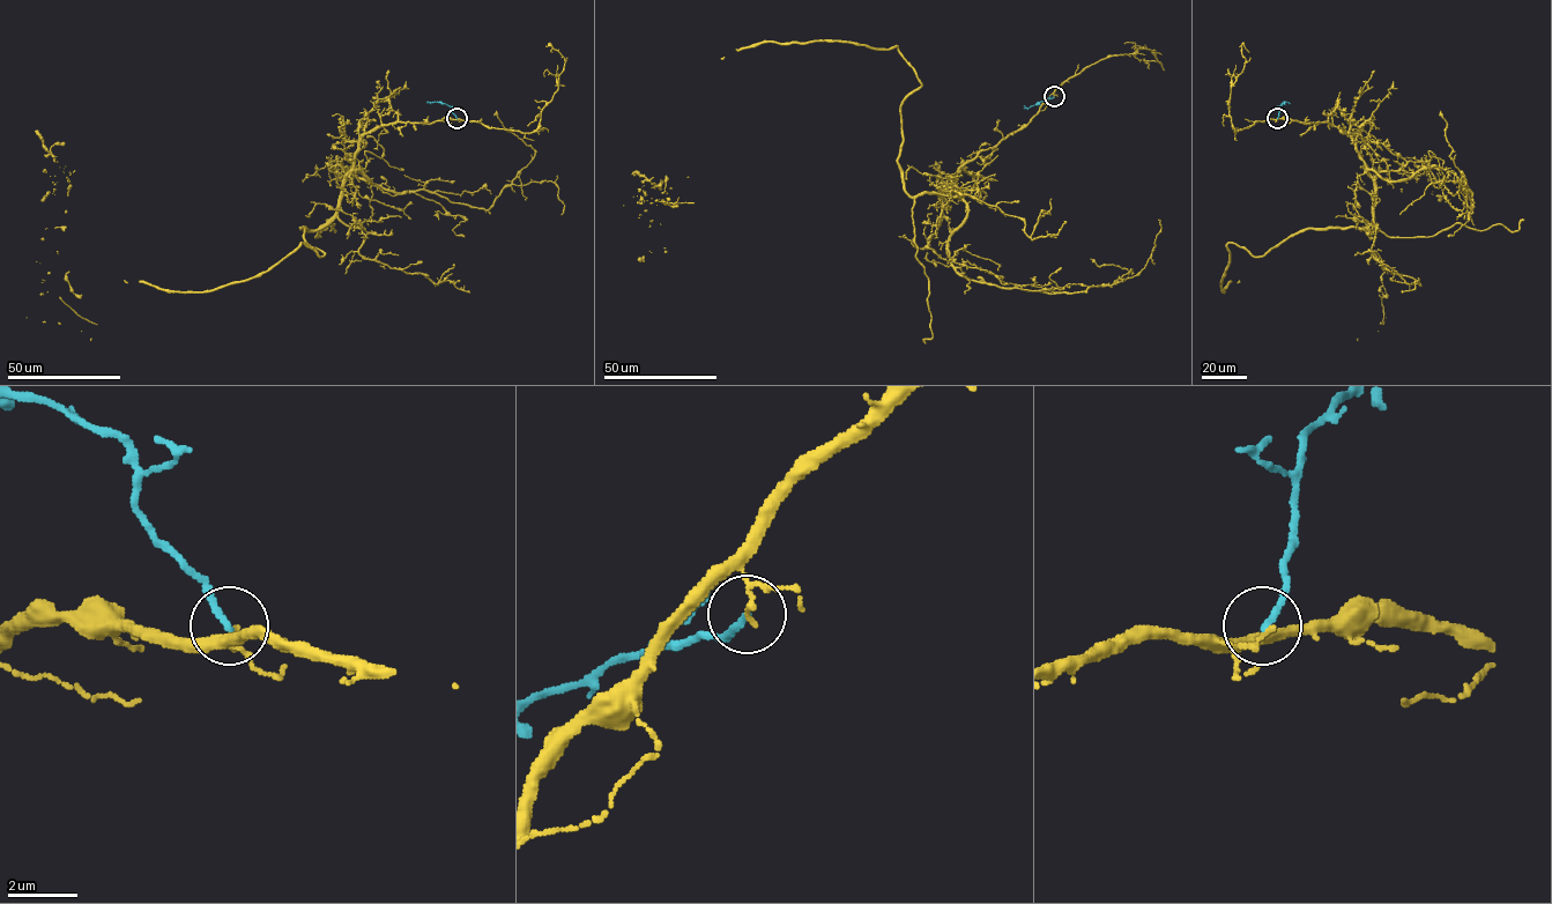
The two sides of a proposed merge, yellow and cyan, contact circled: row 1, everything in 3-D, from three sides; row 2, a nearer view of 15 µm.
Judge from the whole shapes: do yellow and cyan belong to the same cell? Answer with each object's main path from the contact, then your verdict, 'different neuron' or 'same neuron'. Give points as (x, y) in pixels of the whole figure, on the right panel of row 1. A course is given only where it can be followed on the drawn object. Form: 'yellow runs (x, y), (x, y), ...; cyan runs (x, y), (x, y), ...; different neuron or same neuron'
yellow runs (1277, 118), (1350, 135), (1376, 230), (1306, 228), (1262, 256), (1227, 243), (1223, 291), (1405, 172), (1433, 183); cyan runs (1277, 118), (1279, 105), (1286, 102); different neuron

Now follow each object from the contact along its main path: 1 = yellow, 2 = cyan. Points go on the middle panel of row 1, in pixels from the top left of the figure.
1: (1054, 96), (941, 193), (910, 197), (901, 103), (921, 83), (898, 47), (736, 50), (651, 221), (666, 252)
2: (1054, 96), (1026, 108), (1024, 105)

